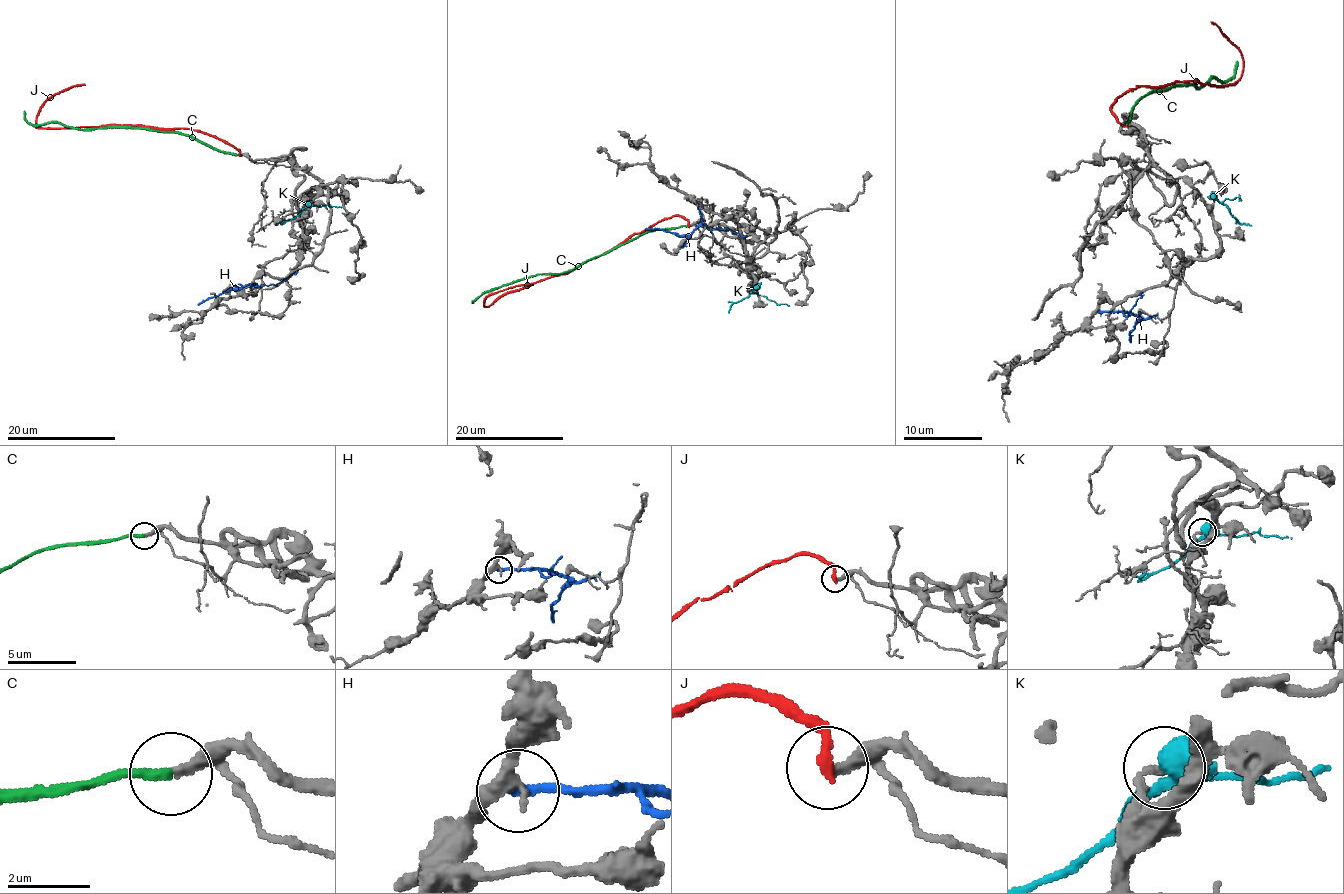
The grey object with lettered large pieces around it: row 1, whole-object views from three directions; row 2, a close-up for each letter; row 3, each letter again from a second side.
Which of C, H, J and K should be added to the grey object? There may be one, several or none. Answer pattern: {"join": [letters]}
{"join": ["C"]}

